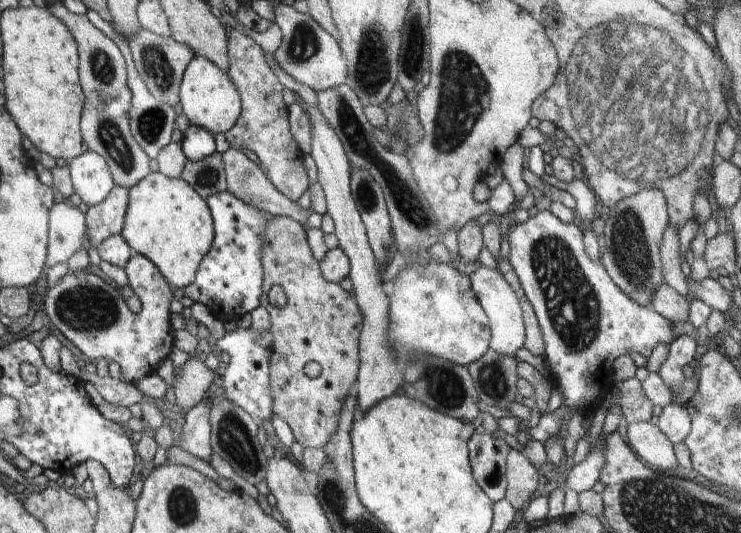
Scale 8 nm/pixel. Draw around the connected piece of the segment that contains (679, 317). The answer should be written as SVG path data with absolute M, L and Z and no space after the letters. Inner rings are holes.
M666 283L661 284L652 295L650 307L672 324L689 321L689 302Z

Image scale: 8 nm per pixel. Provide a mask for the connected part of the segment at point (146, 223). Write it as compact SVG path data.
M151 172L129 188L120 236L138 254L153 262L169 284L184 288L194 282L200 261L211 249L215 232L205 199L182 177L168 178L160 172Z

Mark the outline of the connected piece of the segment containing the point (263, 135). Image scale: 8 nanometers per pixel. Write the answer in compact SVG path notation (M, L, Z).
M236 25L230 32L230 38L228 41L228 58L230 68L227 74L230 80L234 83L236 90L241 95L241 114L236 121L236 124L224 133L224 138L229 143L229 147L242 151L244 148L251 150L258 156L258 162L262 164L262 168L266 170L268 178L271 183L291 201L297 201L309 188L308 175L304 168L304 154L299 149L297 142L292 136L289 120L288 109L284 101L282 101L282 88L278 77L272 68L268 65L266 57L264 57L264 51L256 42L254 42L249 36L246 36L239 30Z

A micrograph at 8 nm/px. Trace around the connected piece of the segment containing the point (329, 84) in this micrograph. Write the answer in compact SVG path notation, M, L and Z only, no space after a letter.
M280 1L275 8L275 23L280 27L283 37L273 59L288 76L312 90L323 91L345 82L347 77L347 60L336 42L310 14L298 12L292 5Z

